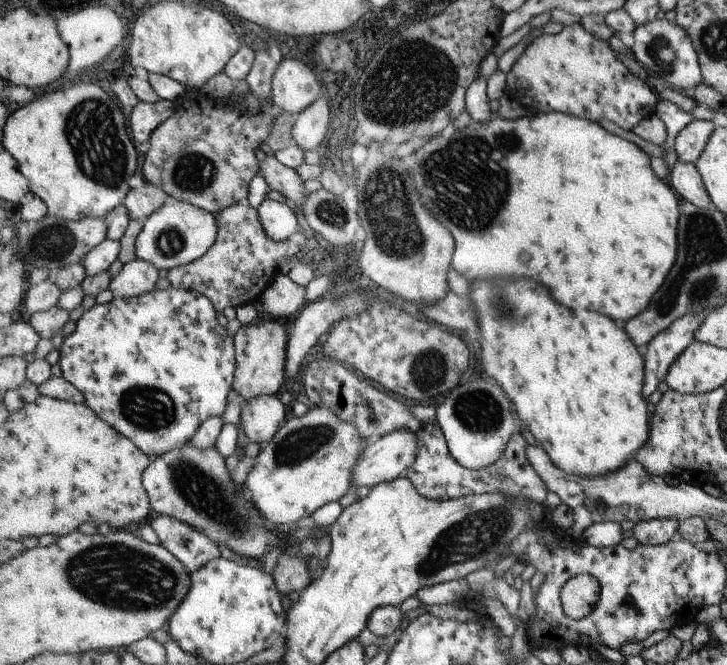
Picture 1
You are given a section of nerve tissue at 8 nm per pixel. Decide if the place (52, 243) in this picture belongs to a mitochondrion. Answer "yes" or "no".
yes

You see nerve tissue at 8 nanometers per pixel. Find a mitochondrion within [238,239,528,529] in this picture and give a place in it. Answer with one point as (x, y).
(300, 444)

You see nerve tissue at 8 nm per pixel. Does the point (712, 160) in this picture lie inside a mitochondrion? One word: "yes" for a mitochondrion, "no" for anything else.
no

